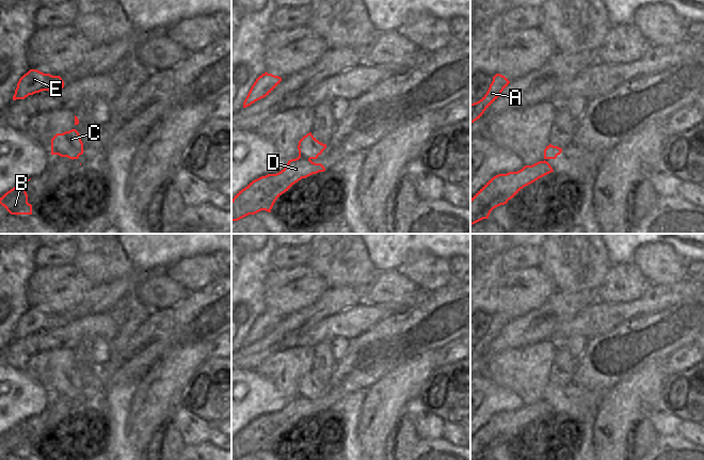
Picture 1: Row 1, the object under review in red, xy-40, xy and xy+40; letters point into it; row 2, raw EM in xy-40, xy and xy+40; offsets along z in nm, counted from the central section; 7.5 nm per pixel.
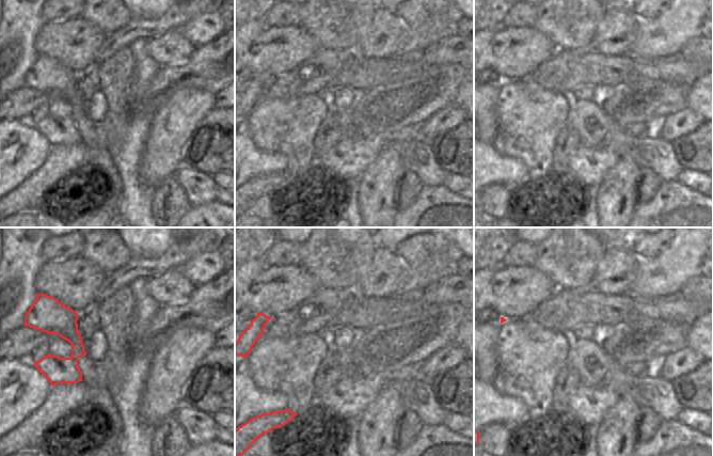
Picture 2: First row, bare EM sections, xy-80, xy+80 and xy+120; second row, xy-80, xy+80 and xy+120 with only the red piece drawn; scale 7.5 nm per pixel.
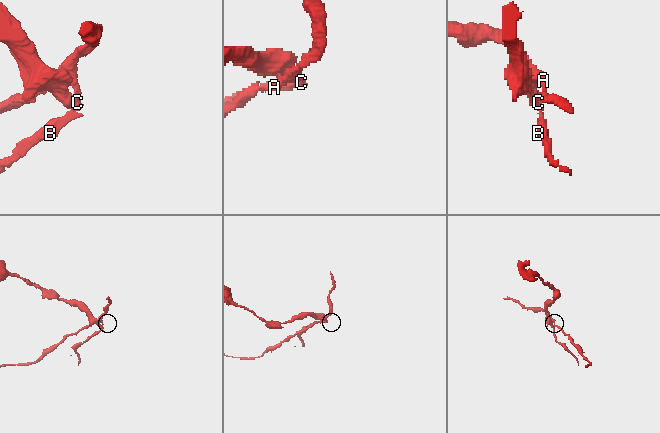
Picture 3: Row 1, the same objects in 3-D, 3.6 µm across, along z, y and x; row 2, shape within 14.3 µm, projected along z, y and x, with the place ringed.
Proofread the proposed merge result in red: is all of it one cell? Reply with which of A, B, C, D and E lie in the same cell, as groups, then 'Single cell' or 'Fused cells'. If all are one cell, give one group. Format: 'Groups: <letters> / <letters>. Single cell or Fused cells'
Groups: A C E / B D. Fused cells

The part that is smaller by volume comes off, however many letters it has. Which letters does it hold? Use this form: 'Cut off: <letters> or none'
Cut off: B, D

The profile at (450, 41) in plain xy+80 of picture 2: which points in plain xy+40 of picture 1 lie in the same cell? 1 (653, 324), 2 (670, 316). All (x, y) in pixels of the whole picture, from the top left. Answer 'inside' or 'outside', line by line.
1: inside
2: inside

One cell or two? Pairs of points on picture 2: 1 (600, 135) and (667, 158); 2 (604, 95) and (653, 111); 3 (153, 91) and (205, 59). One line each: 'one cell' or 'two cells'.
1: one cell
2: one cell
3: one cell

